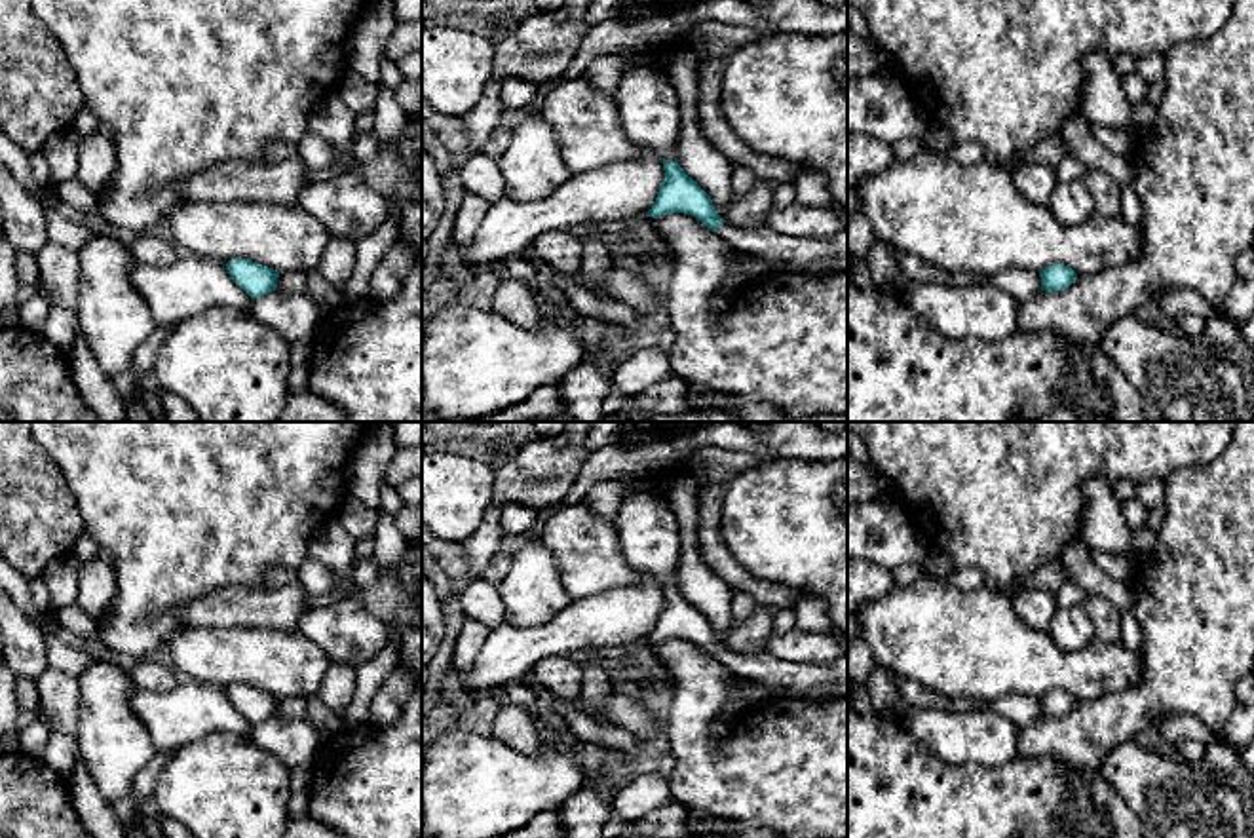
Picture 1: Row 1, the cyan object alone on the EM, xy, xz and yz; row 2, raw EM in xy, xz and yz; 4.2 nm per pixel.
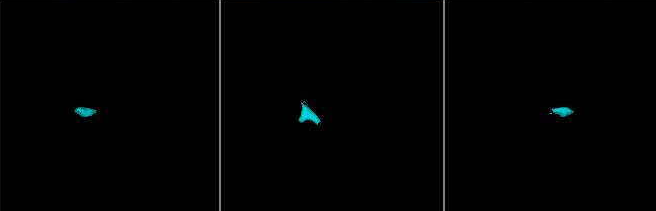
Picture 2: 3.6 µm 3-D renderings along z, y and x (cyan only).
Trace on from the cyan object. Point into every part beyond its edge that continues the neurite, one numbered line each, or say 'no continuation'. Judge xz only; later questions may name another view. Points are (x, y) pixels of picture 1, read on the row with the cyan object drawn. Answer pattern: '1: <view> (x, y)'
1: xz (648, 105)
2: xz (783, 253)

